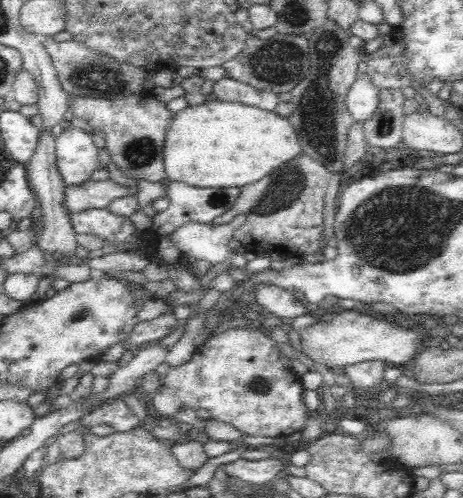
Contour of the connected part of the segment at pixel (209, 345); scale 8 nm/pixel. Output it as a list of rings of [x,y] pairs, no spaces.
[[[247,327],[230,328],[202,342],[186,364],[170,368],[162,376],[160,392],[152,396],[152,404],[160,421],[170,421],[181,407],[188,406],[196,410],[207,410],[211,418],[226,422],[249,437],[282,439],[292,433],[306,430],[305,422],[309,411],[303,404],[300,377],[286,368],[278,351],[274,349],[276,342],[270,339],[268,334],[268,329],[249,332]]]

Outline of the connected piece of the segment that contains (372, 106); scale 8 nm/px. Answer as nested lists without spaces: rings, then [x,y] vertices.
[[[358,68],[355,81],[346,92],[346,109],[354,123],[364,122],[374,114],[378,104],[378,88],[374,87],[366,75],[365,68]]]

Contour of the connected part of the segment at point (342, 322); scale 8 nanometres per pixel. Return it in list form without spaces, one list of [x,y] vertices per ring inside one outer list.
[[[354,309],[337,311],[331,322],[314,323],[298,329],[297,333],[300,335],[302,353],[329,369],[343,368],[364,360],[381,360],[389,365],[402,364],[412,359],[416,350],[424,346],[424,339],[418,332],[385,322],[378,315]]]

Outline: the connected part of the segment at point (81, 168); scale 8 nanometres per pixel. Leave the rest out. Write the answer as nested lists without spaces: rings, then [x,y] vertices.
[[[74,123],[56,139],[56,168],[66,186],[76,186],[92,179],[98,161],[98,149],[88,128]]]

